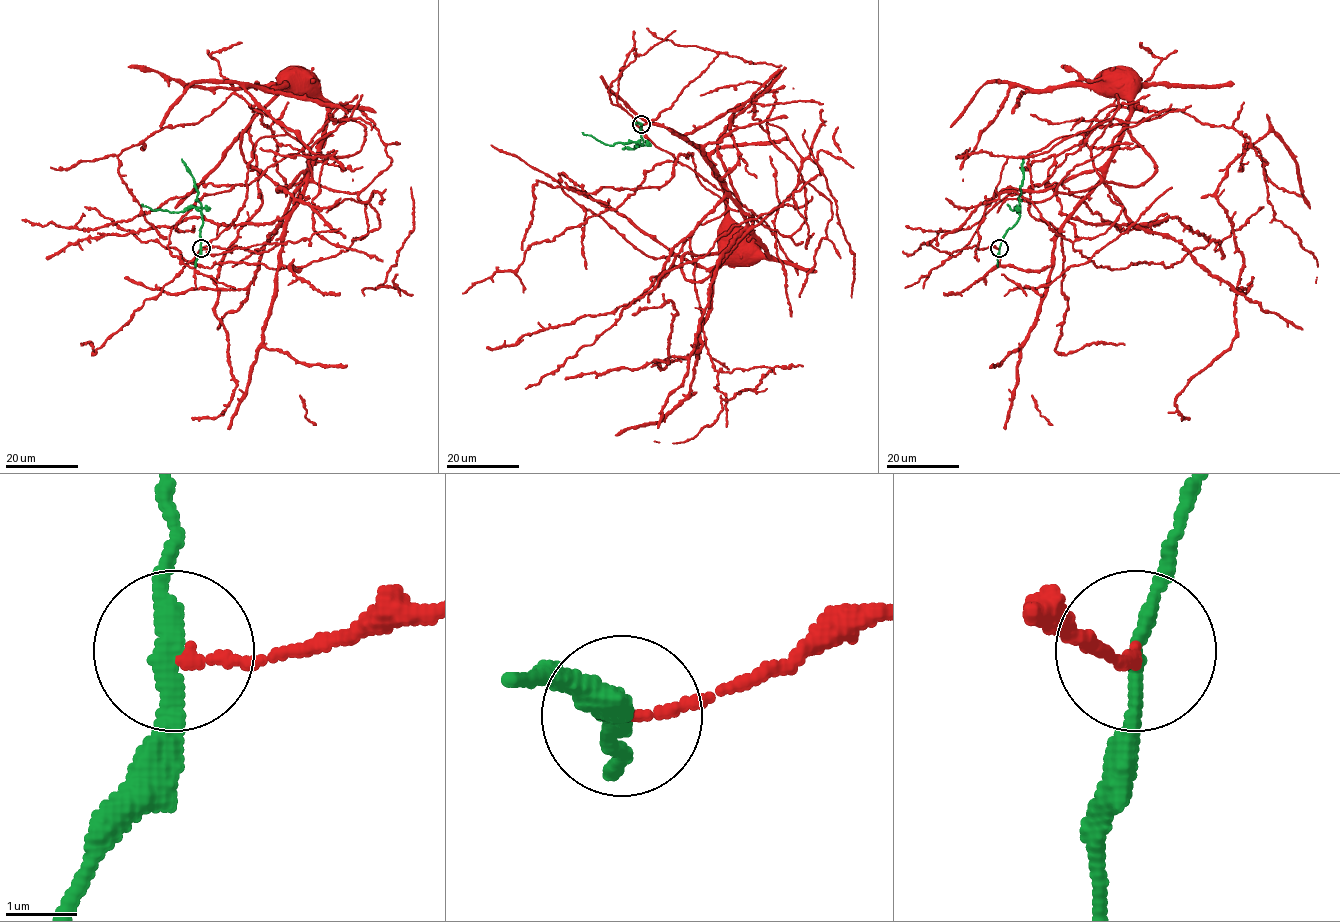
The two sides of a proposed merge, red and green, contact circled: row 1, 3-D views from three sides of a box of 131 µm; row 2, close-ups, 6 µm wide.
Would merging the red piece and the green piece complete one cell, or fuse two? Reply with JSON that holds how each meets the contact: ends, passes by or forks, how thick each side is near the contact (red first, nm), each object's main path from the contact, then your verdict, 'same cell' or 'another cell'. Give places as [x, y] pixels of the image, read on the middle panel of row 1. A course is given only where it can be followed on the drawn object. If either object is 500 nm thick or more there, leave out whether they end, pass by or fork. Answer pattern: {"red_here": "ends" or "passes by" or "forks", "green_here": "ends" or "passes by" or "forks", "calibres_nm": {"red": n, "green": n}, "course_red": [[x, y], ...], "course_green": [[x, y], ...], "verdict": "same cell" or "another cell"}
{"red_here": "ends", "green_here": "passes by", "calibres_nm": {"red": 140, "green": 220}, "course_red": [[641, 124], [671, 106], [720, 53], [781, 70], [727, 127], [717, 155], [768, 255], [752, 239], [727, 238]], "course_green": [[641, 124], [642, 145], [637, 141], [608, 145], [582, 132]], "verdict": "another cell"}

